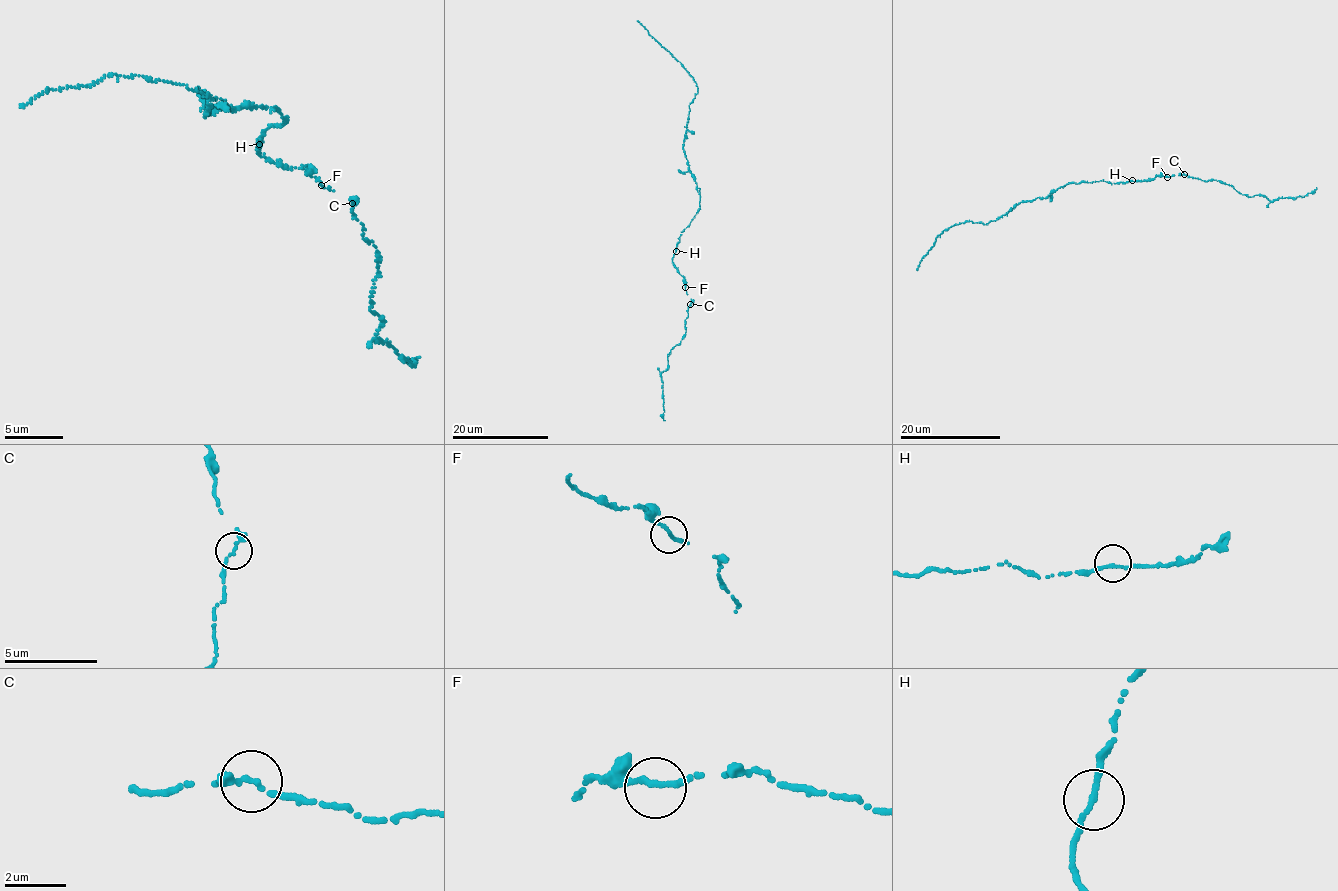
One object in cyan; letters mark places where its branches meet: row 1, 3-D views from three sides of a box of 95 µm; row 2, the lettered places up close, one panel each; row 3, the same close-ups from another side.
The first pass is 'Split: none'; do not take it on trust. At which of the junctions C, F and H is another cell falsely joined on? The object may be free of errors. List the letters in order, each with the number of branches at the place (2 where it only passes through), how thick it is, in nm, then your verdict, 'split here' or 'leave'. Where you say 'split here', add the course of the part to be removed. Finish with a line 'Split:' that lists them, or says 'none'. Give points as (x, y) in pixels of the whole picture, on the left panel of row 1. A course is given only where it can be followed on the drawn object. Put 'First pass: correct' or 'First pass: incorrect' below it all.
C: branches 2; calibre 190 nm; leave
F: branches 2; calibre 180 nm; leave
H: branches 2; calibre 190 nm; leave
Split: none
First pass: correct

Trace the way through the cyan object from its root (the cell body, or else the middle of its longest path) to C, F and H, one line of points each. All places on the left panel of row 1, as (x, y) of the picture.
C: (274, 127), (262, 133), (257, 153), (275, 163), (306, 169), (324, 188), (352, 204)
F: (274, 127), (262, 133), (257, 153), (275, 163), (306, 169), (321, 185)
H: (274, 127), (262, 133), (262, 138), (259, 138), (263, 142), (259, 144)

